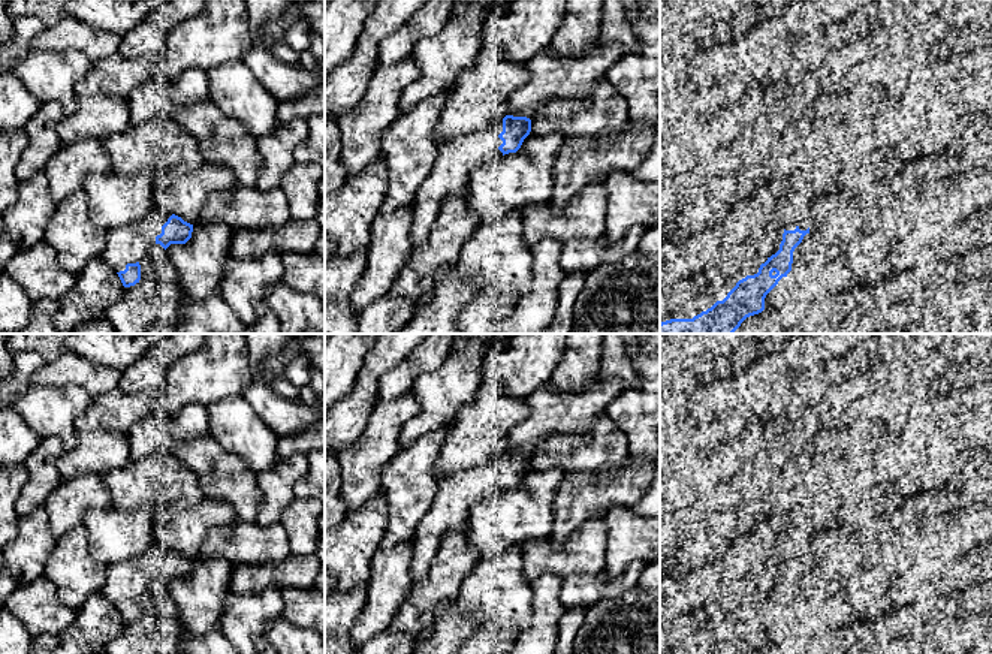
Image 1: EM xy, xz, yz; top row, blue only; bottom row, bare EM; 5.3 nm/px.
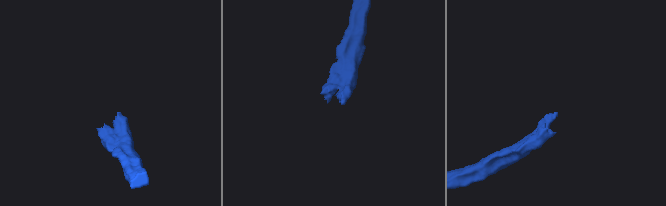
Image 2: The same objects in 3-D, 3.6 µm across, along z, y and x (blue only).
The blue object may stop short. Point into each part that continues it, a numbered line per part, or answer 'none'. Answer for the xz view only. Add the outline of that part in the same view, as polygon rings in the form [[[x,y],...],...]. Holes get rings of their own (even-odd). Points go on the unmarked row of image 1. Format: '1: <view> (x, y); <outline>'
1: xz (457, 494); [[[498,455],[480,467],[456,471],[438,482],[437,495],[414,533],[411,582],[420,582],[426,576],[449,531],[467,533],[474,503],[503,492],[498,485],[503,479],[498,473],[501,467],[503,455]]]

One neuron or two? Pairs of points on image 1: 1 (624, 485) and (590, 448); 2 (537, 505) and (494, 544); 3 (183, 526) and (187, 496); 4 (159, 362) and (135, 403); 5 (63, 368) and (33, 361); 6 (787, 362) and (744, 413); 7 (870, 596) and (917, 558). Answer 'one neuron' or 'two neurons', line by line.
1: two neurons
2: one neuron
3: two neurons
4: two neurons
5: two neurons
6: one neuron
7: one neuron

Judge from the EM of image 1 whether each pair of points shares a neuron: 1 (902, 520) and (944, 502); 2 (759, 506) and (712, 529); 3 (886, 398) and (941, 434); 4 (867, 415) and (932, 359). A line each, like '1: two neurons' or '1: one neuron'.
1: one neuron
2: one neuron
3: two neurons
4: one neuron

